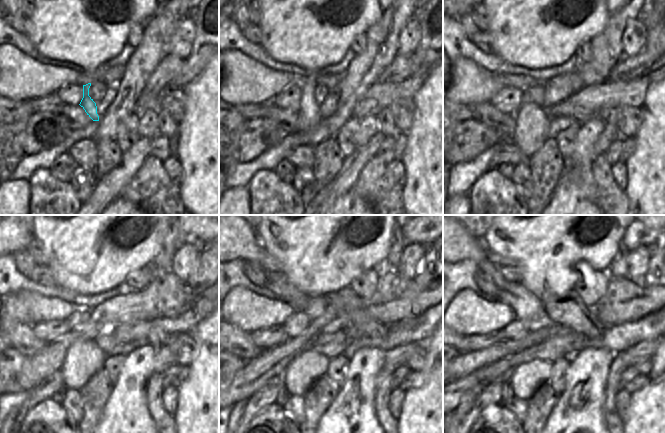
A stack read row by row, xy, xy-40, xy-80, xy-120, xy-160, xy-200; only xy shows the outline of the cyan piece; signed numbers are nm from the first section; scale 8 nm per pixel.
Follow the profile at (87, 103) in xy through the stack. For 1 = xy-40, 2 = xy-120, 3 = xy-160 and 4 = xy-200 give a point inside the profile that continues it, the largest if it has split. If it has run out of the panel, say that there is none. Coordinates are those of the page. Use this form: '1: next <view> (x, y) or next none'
1: next xy-40 (309, 115)
2: next xy-120 (84, 358)
3: next xy-160 (300, 375)
4: next xy-200 (526, 378)

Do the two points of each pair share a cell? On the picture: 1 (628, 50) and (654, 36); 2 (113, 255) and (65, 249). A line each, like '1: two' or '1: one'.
1: two
2: one

